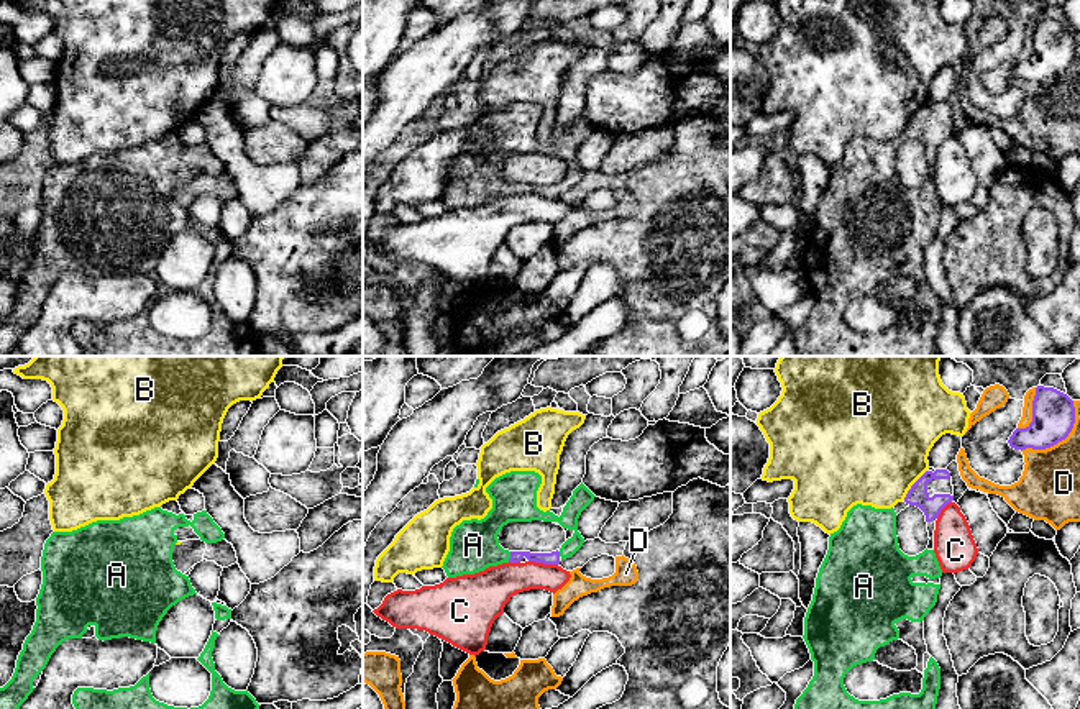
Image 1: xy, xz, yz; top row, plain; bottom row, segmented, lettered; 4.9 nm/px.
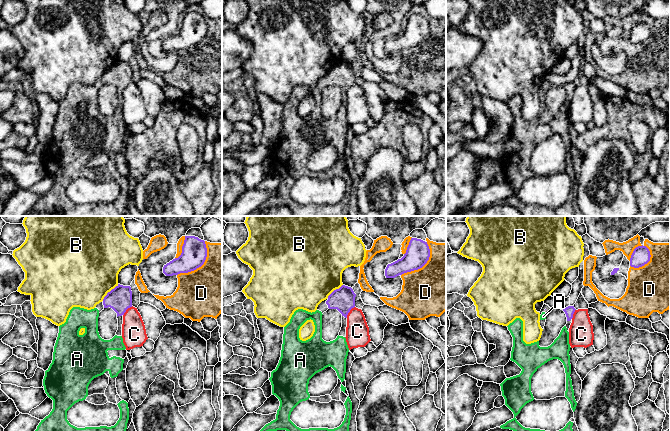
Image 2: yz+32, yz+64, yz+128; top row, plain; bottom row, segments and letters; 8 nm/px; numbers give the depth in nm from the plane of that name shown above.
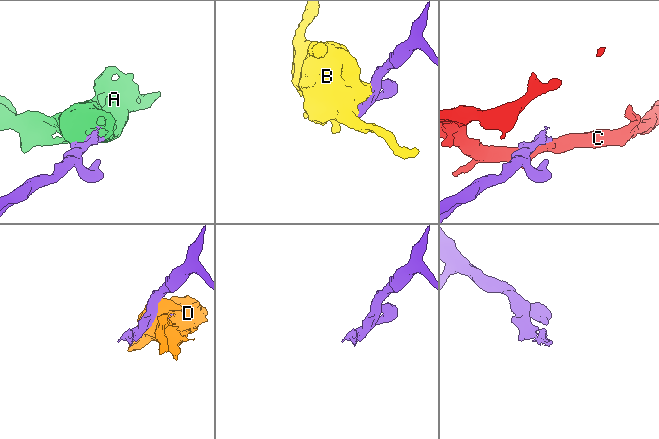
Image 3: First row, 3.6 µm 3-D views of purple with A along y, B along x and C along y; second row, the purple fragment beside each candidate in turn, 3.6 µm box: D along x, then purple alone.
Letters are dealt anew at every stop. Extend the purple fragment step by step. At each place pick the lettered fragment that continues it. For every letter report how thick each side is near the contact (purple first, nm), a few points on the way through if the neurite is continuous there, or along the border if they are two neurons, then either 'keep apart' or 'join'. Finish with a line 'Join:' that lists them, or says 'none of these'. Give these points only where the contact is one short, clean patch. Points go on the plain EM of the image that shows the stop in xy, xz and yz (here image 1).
A: 60/240 nm | join
B: 100/500 nm | keep apart
C: 60/180 nm | keep apart
D: 200/300 nm | keep apart
Join: A

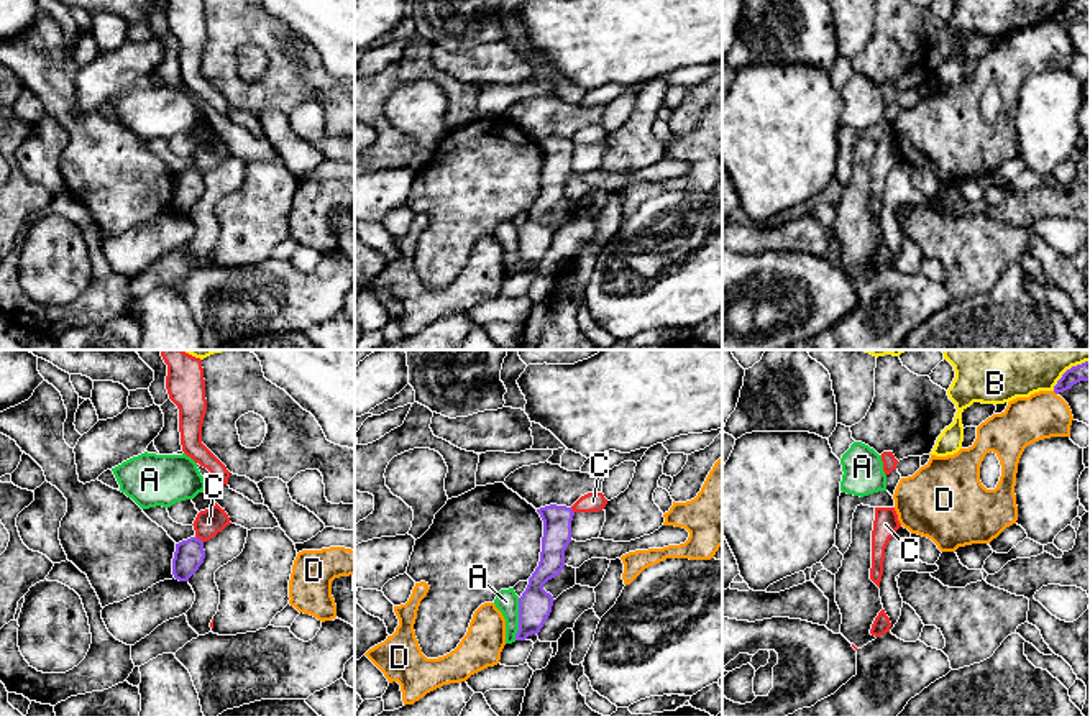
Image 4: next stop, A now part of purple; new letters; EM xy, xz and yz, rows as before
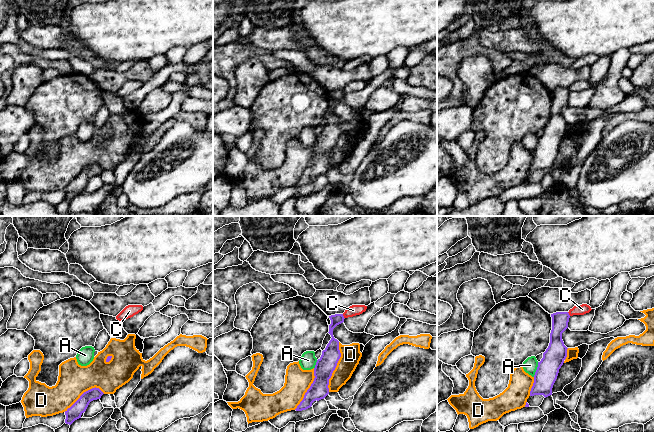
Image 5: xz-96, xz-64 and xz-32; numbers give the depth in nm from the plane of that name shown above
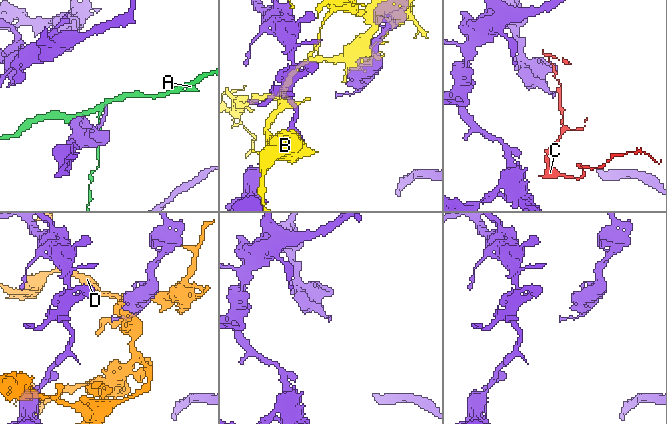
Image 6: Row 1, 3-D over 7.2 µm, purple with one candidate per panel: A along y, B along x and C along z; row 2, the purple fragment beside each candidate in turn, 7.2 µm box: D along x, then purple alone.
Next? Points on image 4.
A: 160/110 nm | keep apart
B: 80/160 nm | keep apart
C: 150/140 nm | along xy (196, 168), (202, 174) | keep apart
D: keep apart
Join: none of these

